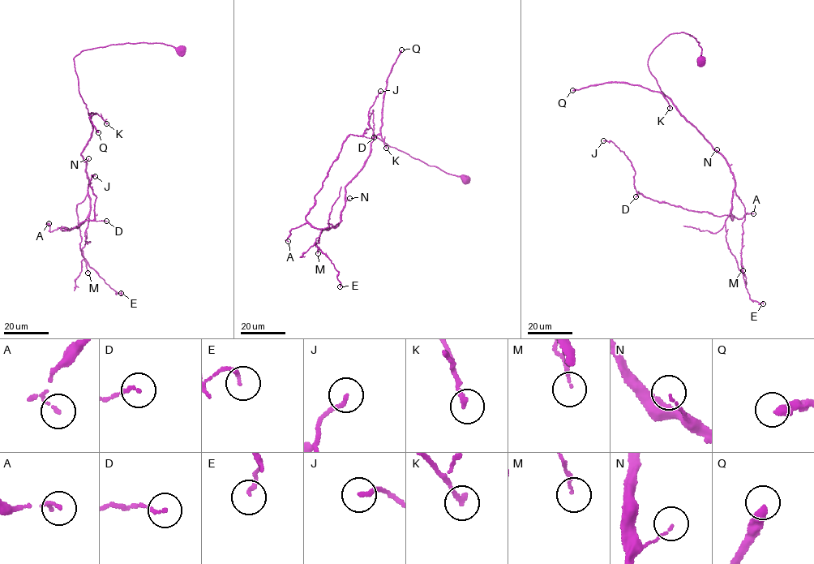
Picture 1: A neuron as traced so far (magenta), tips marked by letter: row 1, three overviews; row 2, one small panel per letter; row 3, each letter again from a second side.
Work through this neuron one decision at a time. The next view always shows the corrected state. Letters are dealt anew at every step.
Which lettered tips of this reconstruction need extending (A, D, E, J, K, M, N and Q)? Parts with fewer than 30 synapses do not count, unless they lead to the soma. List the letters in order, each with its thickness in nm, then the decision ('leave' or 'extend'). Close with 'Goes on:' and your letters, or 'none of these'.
A: 90 nm thick; leave
D: 120 nm thick; leave
E: 120 nm thick; leave
J: 180 nm thick; leave
K: 180 nm thick; leave
M: 110 nm thick; leave
N: 80 nm thick; leave
Q: 340 nm thick; extend
Goes on: Q

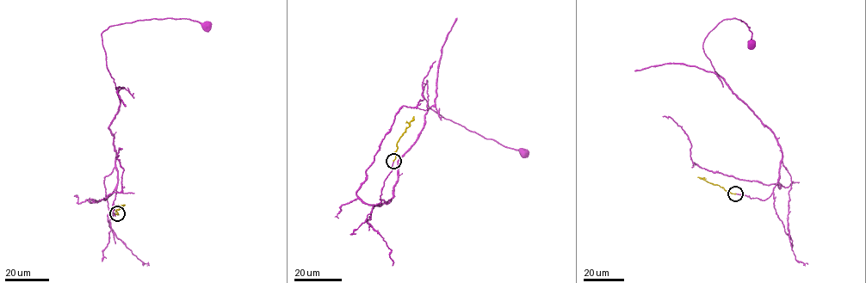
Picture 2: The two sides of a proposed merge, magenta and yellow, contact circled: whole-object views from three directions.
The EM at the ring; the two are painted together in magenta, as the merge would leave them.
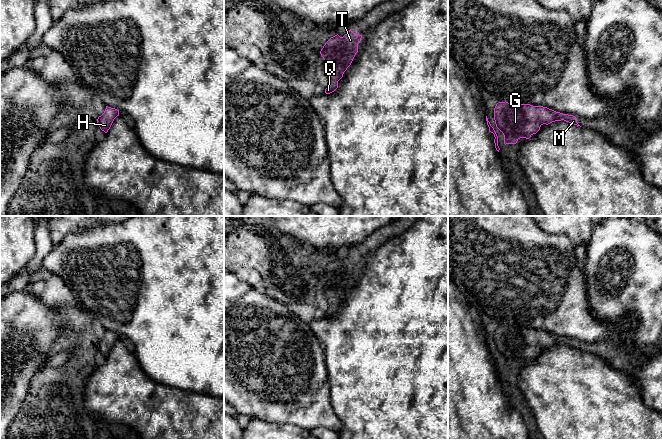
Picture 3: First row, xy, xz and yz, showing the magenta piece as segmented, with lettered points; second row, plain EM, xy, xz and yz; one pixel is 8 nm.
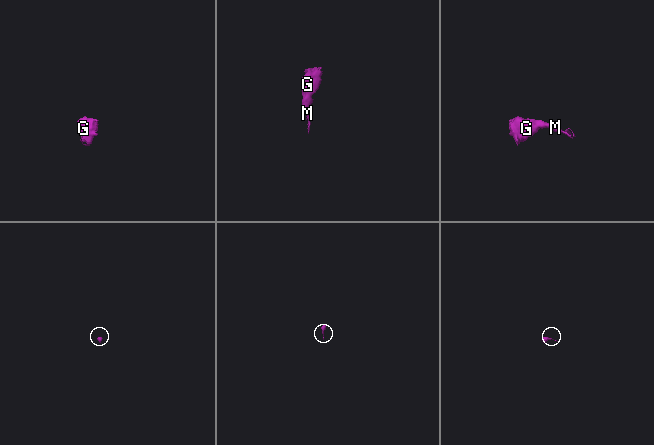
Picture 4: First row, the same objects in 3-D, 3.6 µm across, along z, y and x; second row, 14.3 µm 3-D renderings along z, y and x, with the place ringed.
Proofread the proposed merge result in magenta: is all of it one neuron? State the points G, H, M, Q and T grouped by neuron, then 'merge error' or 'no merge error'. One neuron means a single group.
G H M Q T; no merge error

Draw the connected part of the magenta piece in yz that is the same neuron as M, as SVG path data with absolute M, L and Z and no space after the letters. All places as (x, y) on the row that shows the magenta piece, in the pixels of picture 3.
M498 102L494 108L496 127L504 135L504 144L516 144L520 138L529 139L536 134L543 124L564 120L574 125L577 123L573 115L556 112L543 106L519 104L511 106L508 102Z

